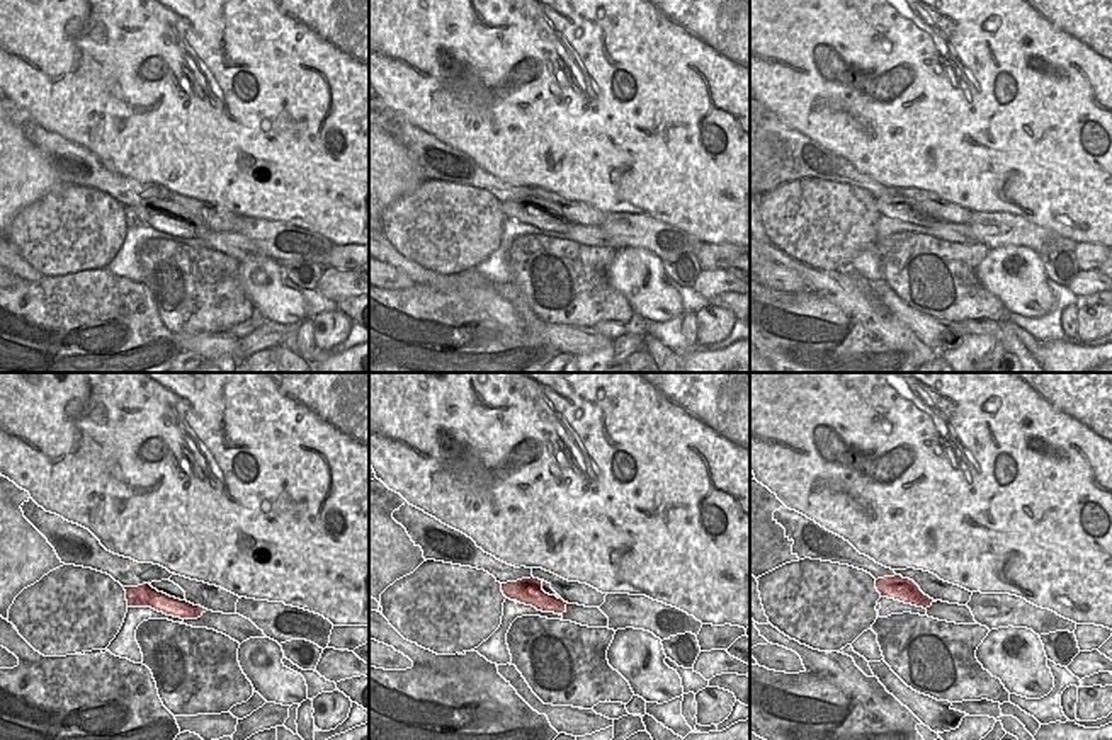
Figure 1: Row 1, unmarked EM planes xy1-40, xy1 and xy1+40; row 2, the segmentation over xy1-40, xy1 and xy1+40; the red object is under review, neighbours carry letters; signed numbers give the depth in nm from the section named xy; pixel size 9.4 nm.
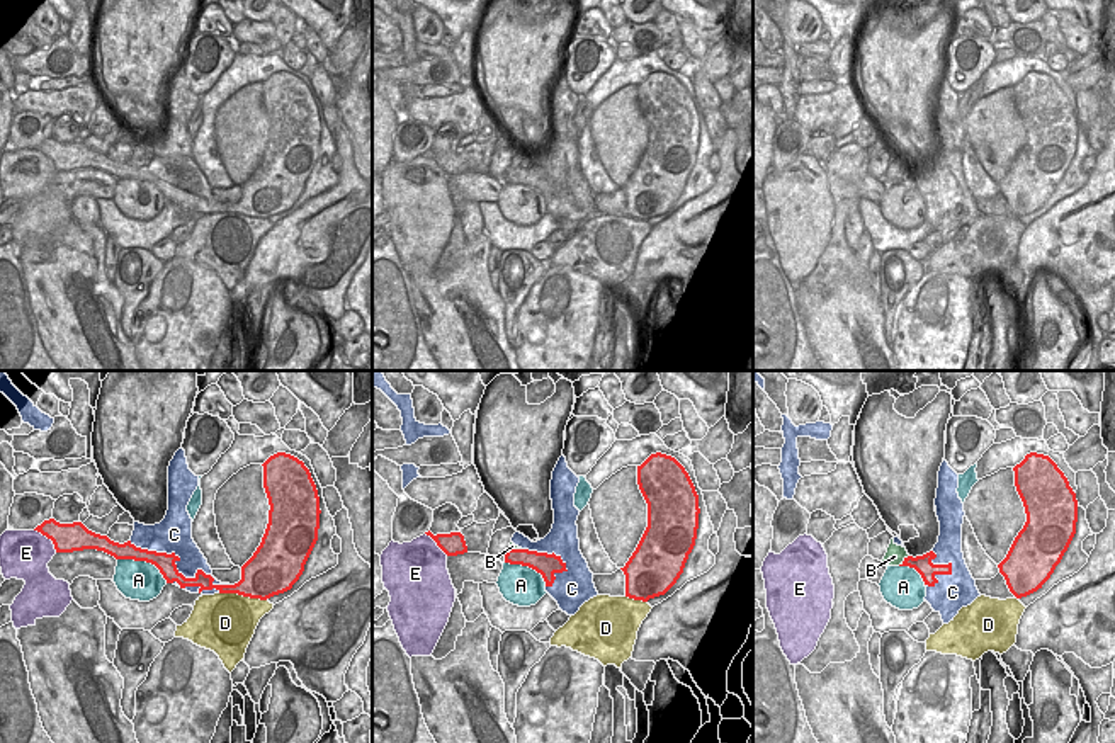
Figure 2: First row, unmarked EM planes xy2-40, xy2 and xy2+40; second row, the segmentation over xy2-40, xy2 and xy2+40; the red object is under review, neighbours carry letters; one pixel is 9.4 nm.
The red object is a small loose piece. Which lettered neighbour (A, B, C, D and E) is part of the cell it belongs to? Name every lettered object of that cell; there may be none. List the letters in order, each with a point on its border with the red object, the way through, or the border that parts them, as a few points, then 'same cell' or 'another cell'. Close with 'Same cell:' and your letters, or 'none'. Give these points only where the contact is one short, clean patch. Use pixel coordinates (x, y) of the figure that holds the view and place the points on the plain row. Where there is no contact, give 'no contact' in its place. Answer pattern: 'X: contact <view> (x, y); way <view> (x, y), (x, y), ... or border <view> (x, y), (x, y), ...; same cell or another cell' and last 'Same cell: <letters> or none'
A: contact xy2-40 (145, 179); another cell
B: contact xy2+40 (905, 179); border xy2+40 (908, 174), (898, 184); another cell
C: contact xy2-40 (175, 186); another cell
D: contact xy2-40 (243, 215); another cell
E: contact xy2-40 (48, 157); another cell
Same cell: none

